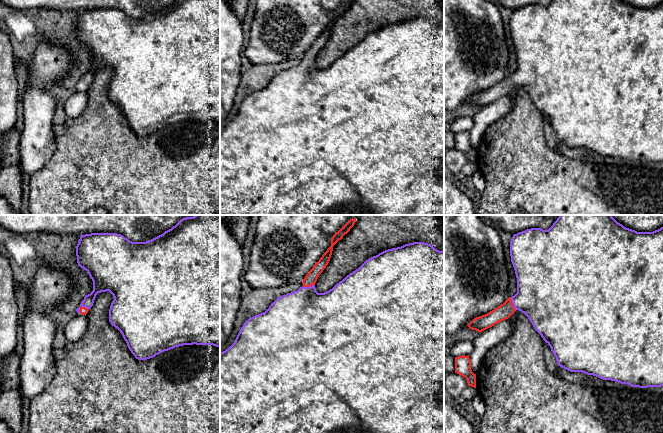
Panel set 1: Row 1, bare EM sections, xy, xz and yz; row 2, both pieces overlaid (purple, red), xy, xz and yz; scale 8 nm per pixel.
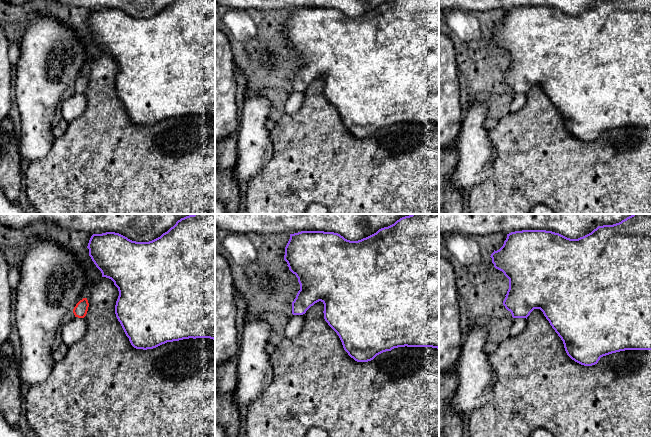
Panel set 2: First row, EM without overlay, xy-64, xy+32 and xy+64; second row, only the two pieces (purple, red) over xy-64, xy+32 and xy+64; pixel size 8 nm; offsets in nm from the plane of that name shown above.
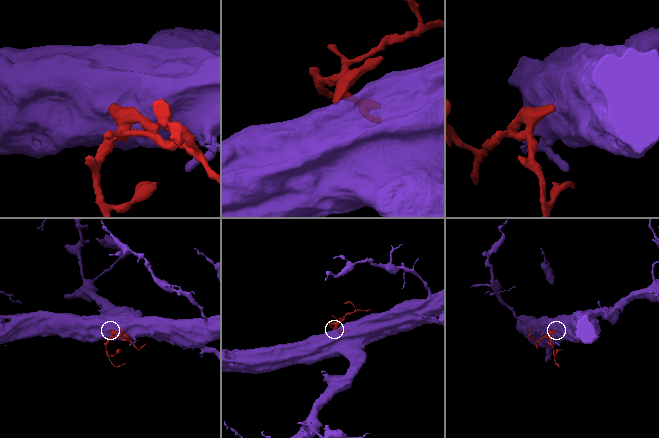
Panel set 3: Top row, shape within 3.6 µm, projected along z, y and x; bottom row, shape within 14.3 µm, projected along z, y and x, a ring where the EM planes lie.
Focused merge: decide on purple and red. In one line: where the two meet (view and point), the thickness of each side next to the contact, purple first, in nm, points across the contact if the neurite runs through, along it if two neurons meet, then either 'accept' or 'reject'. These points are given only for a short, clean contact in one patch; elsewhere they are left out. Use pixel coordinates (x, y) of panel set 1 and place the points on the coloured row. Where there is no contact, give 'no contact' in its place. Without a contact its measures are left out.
meets purple in yz at (513, 303); 420 nm thick on the purple side, 120 nm on the other; runs through yz (543, 295), (513, 303), (504, 311); accept

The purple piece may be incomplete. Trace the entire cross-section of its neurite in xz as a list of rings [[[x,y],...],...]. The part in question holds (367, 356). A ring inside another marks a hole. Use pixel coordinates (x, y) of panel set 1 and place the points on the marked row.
[[[350,219],[333,235],[331,246],[305,276],[302,287],[278,297],[265,312],[249,318],[241,327],[234,343],[220,353],[220,433],[444,433],[444,251],[439,251],[424,242],[413,242],[385,250],[366,260],[329,291],[318,293],[315,283],[330,261],[333,246],[350,231],[355,222],[356,219]]]

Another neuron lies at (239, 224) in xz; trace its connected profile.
[[[220,215],[220,220],[226,224],[241,246],[246,239],[251,215]]]

